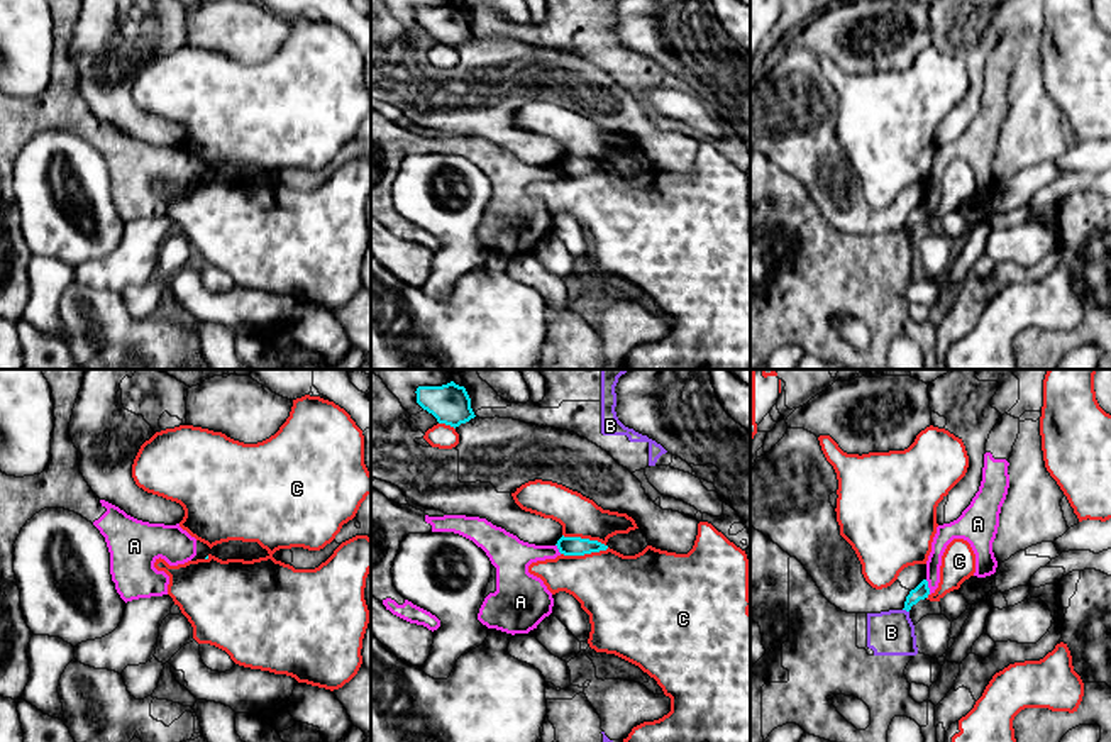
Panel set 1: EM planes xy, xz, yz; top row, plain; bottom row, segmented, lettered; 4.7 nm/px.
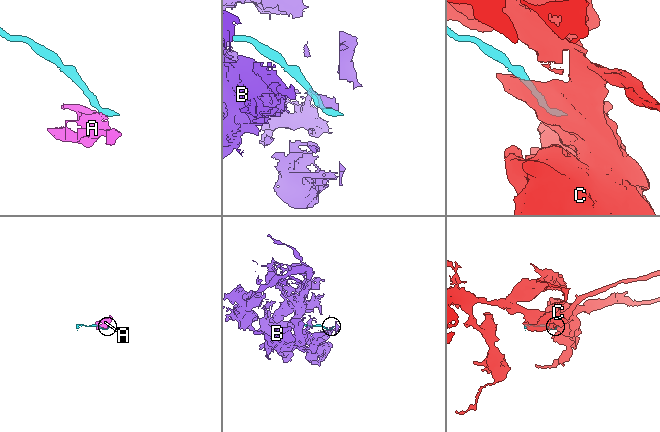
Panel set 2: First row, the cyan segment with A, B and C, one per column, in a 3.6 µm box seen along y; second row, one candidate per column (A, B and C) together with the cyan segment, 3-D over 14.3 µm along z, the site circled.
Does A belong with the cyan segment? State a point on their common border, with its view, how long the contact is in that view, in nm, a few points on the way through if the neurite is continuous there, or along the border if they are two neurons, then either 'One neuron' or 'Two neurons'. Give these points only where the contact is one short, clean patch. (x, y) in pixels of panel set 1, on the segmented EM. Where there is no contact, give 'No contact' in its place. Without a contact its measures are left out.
Touches cyan at yz (927, 586). Shared border 80 nm. Boundary: yz (925, 580), (930, 593). Two neurons

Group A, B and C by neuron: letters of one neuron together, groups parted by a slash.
A B / C

